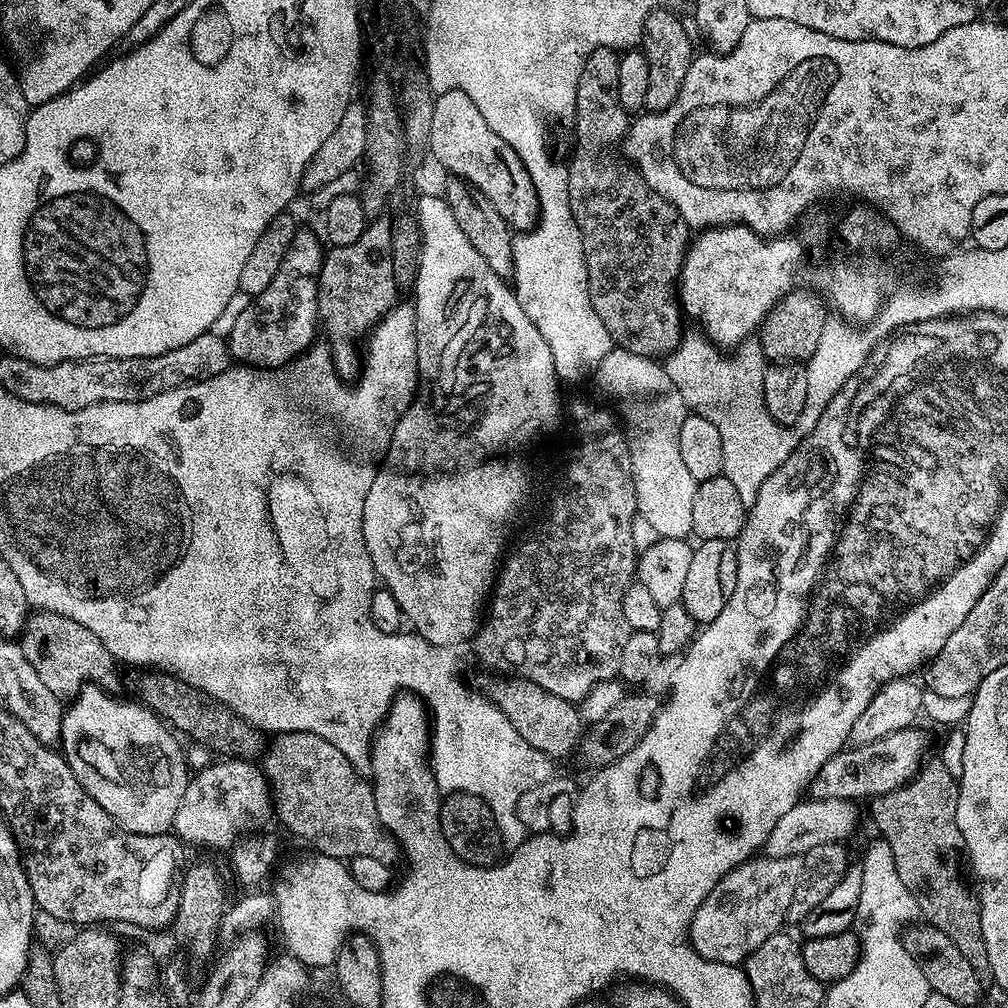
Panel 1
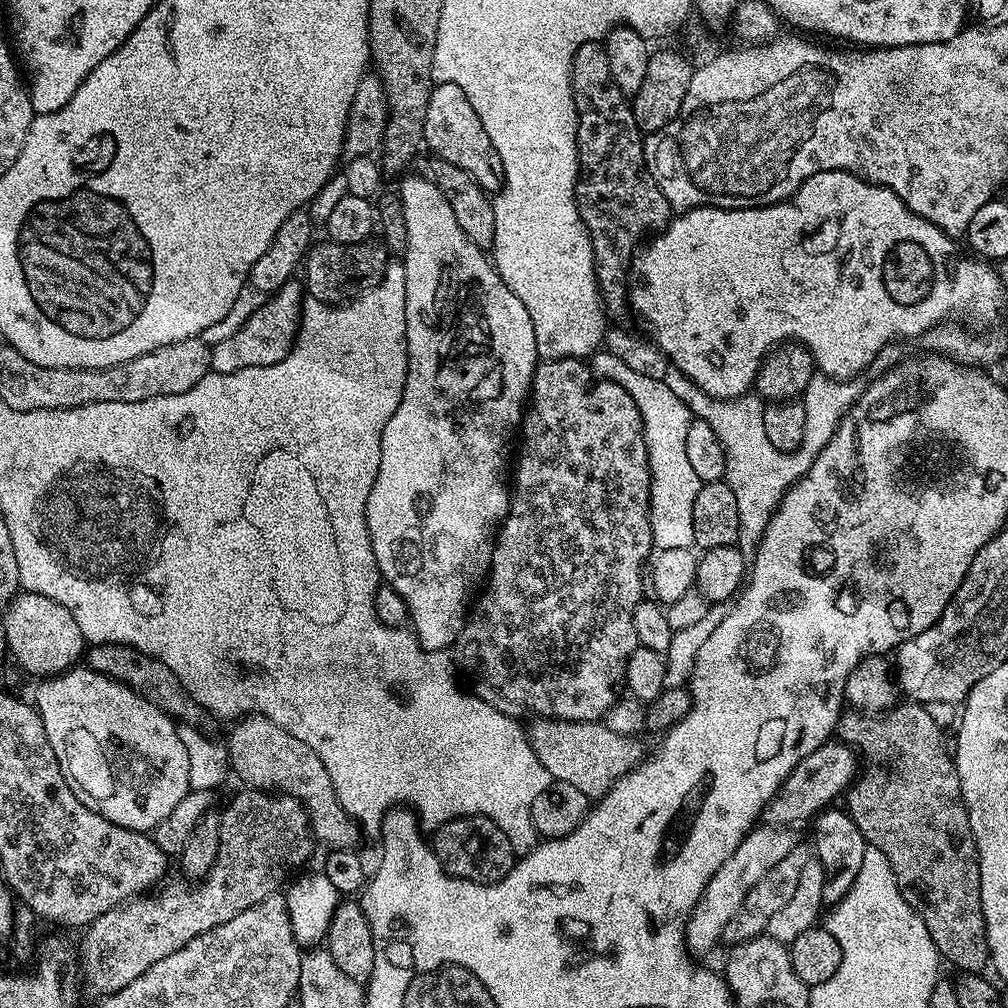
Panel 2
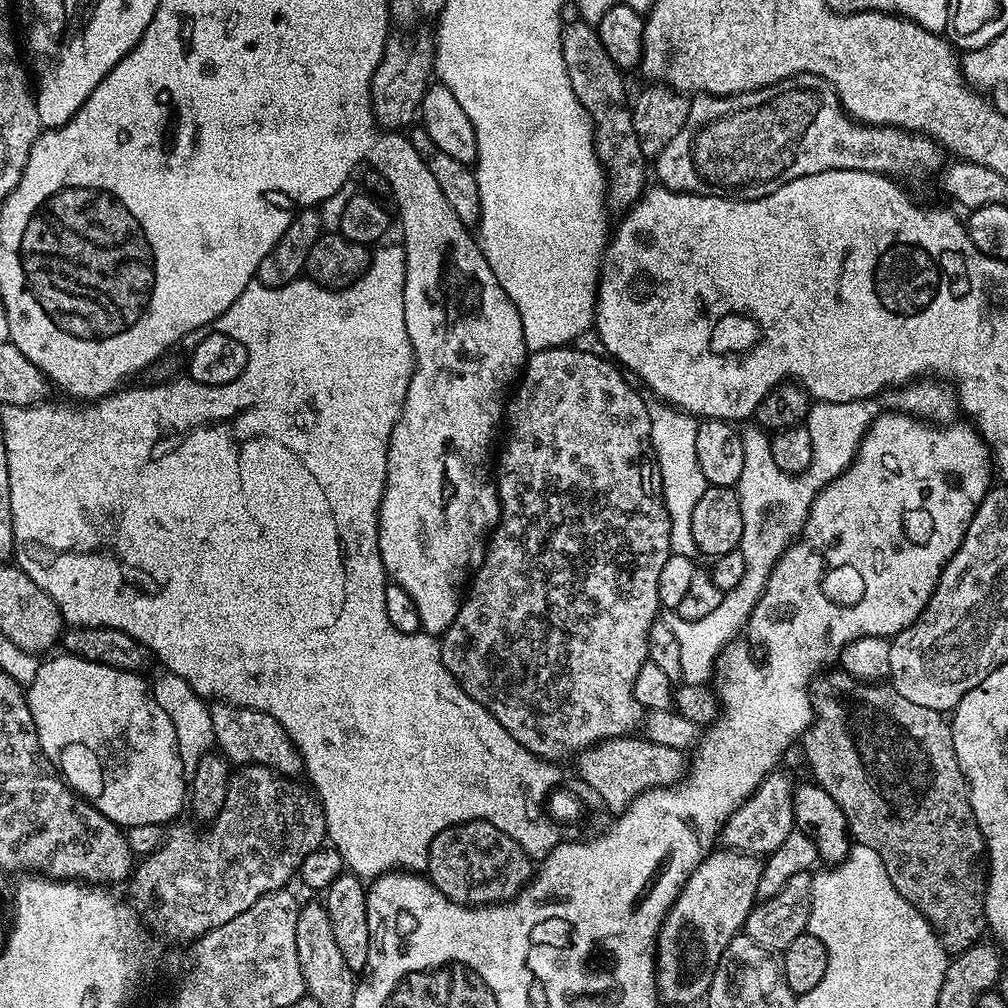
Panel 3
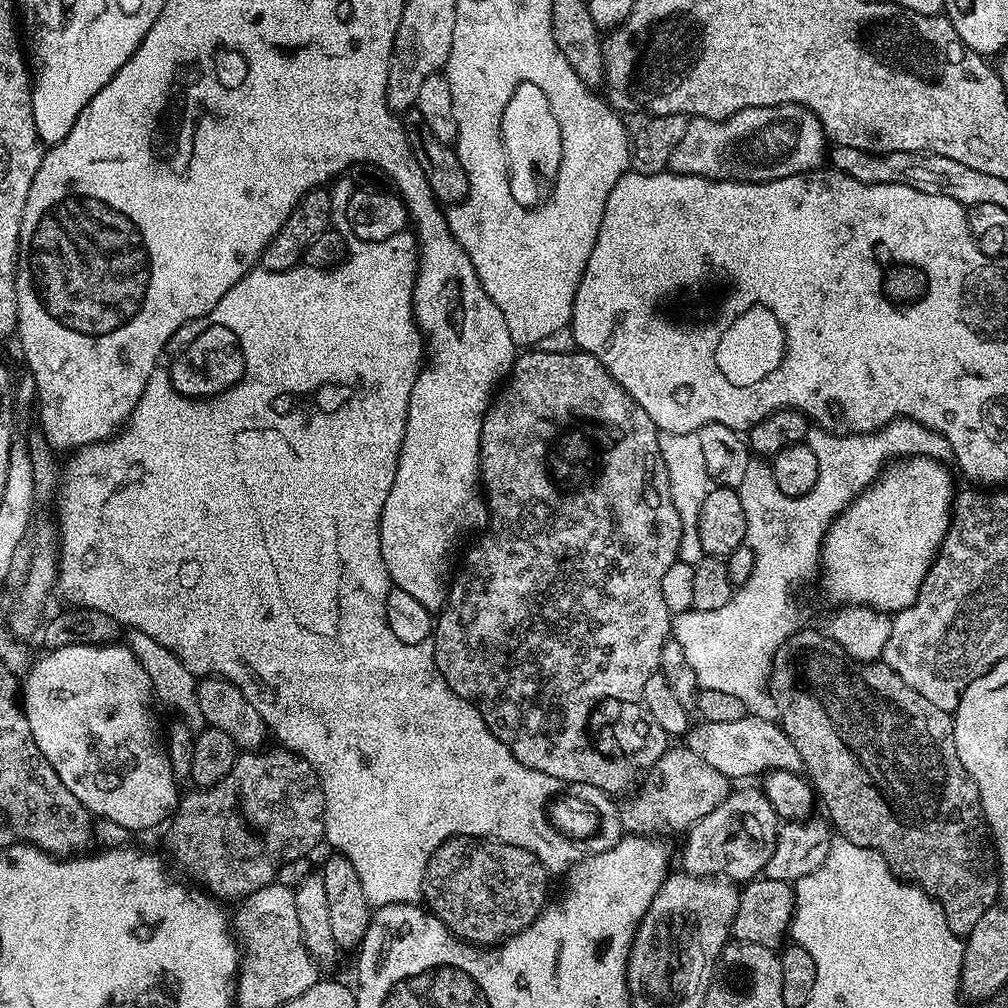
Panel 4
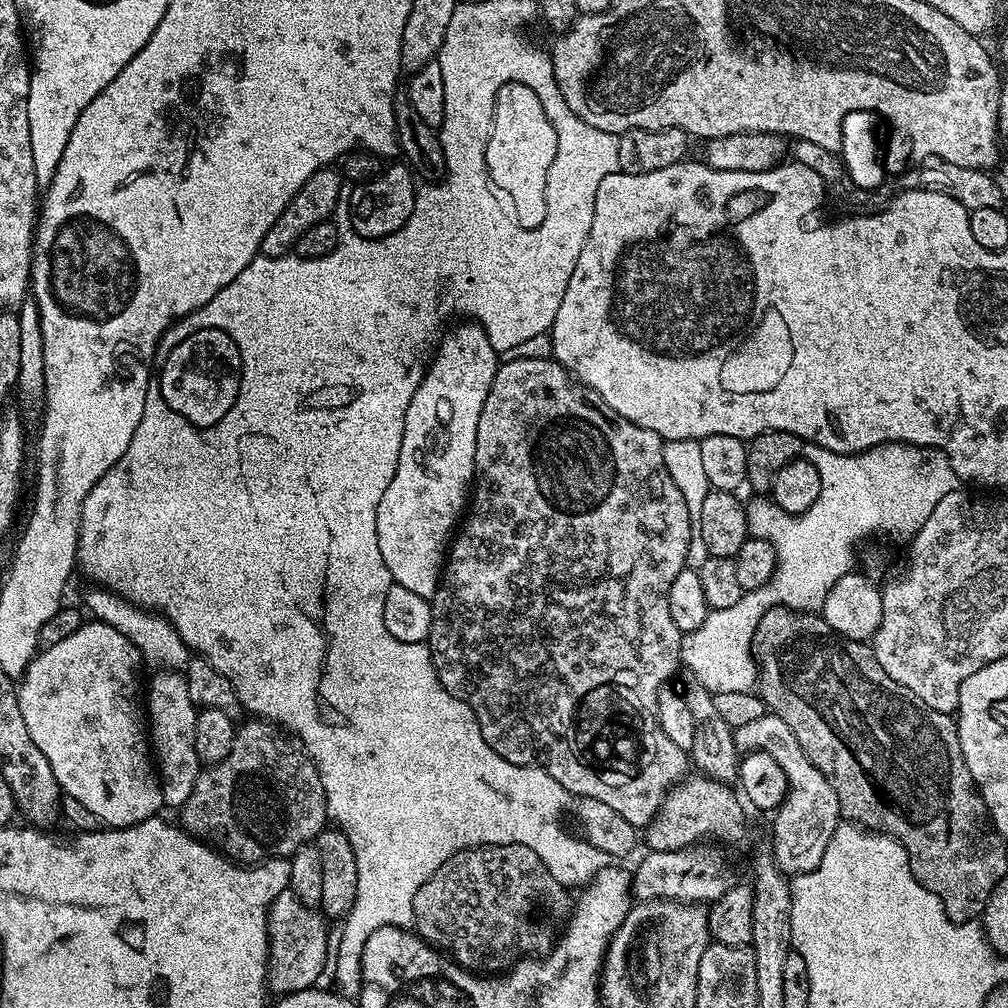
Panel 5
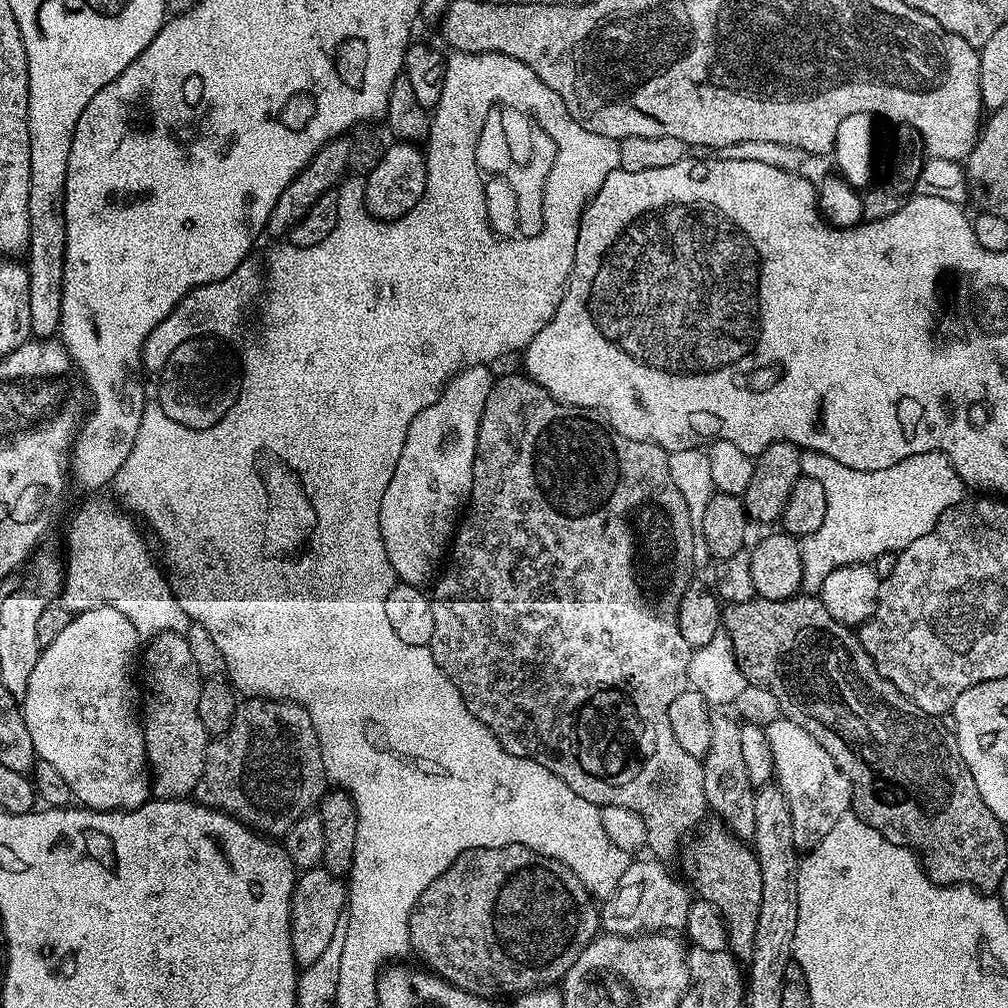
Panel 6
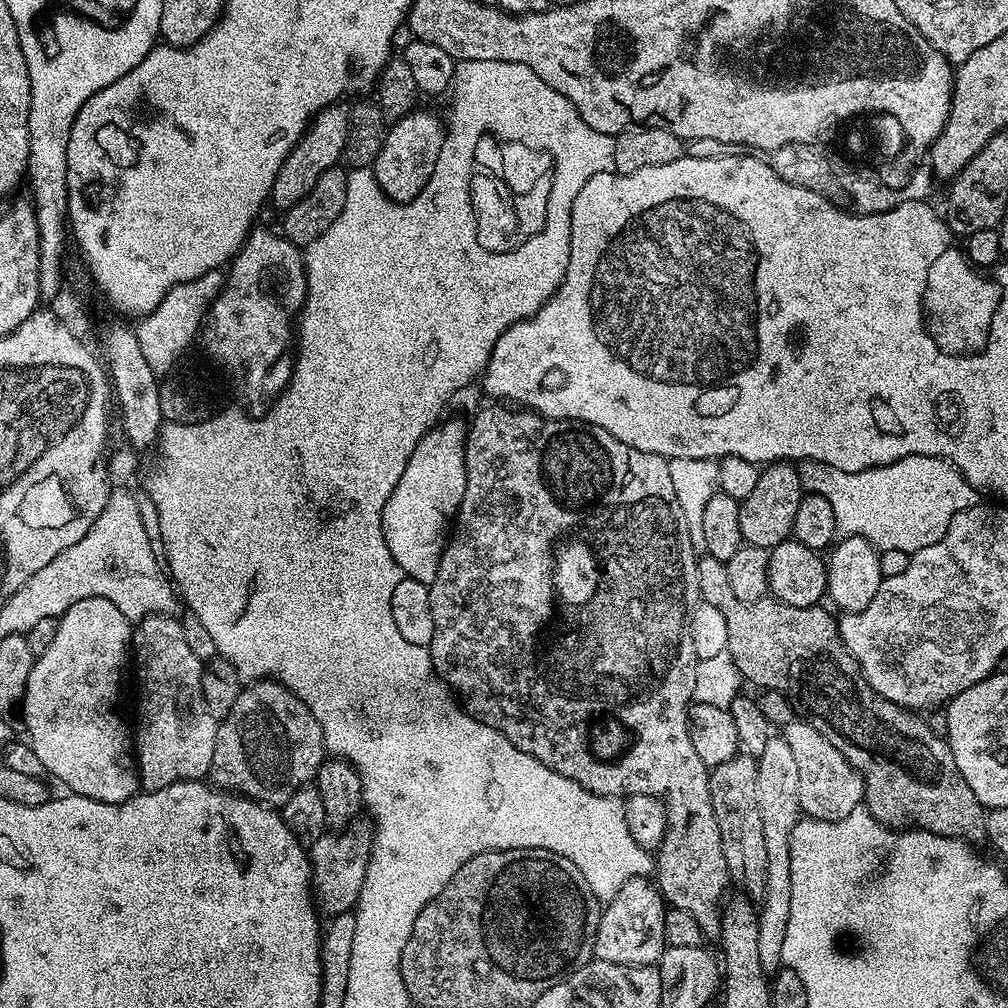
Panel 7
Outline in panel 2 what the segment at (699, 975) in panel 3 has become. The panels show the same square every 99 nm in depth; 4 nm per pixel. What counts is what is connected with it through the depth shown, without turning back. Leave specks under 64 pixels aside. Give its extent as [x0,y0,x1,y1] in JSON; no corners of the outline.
[684,827,798,957]

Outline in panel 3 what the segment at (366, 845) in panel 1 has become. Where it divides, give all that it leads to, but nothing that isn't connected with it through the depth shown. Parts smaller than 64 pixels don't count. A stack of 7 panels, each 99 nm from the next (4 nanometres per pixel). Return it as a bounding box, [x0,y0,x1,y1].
[211,702,304,778]

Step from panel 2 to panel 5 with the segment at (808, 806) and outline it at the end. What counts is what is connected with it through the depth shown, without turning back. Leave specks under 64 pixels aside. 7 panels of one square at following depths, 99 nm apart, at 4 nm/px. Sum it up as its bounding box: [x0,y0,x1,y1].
[632,846,734,905]

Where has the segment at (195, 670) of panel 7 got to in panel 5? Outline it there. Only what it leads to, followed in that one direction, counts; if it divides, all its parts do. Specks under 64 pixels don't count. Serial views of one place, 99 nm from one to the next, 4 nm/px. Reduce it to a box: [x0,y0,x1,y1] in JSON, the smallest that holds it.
[146,670,202,809]

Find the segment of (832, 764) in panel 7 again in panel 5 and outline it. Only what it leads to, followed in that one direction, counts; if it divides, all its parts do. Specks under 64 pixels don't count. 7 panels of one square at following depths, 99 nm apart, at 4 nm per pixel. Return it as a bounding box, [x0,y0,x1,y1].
[735,714,842,878]

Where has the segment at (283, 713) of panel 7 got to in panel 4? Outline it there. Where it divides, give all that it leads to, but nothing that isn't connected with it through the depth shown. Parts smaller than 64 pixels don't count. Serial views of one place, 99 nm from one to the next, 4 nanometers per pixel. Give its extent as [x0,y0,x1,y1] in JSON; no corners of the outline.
[167,746,324,902]

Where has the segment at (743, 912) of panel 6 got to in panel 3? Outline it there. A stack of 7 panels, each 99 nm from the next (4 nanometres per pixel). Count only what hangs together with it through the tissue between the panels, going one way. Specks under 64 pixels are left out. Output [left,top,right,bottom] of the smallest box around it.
[575,734,686,814]

